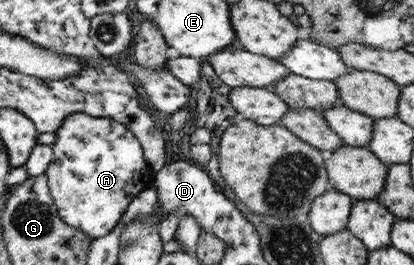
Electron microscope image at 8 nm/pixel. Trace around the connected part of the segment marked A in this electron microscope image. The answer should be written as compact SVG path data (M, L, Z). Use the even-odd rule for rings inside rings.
M73 113L64 119L64 124L55 132L55 143L51 145L53 161L46 172L48 185L51 187L52 200L59 210L60 217L73 229L97 239L113 228L123 217L128 205L146 189L155 185L153 171L145 161L144 145L139 145L139 138L127 125L107 118L91 117L86 113Z

